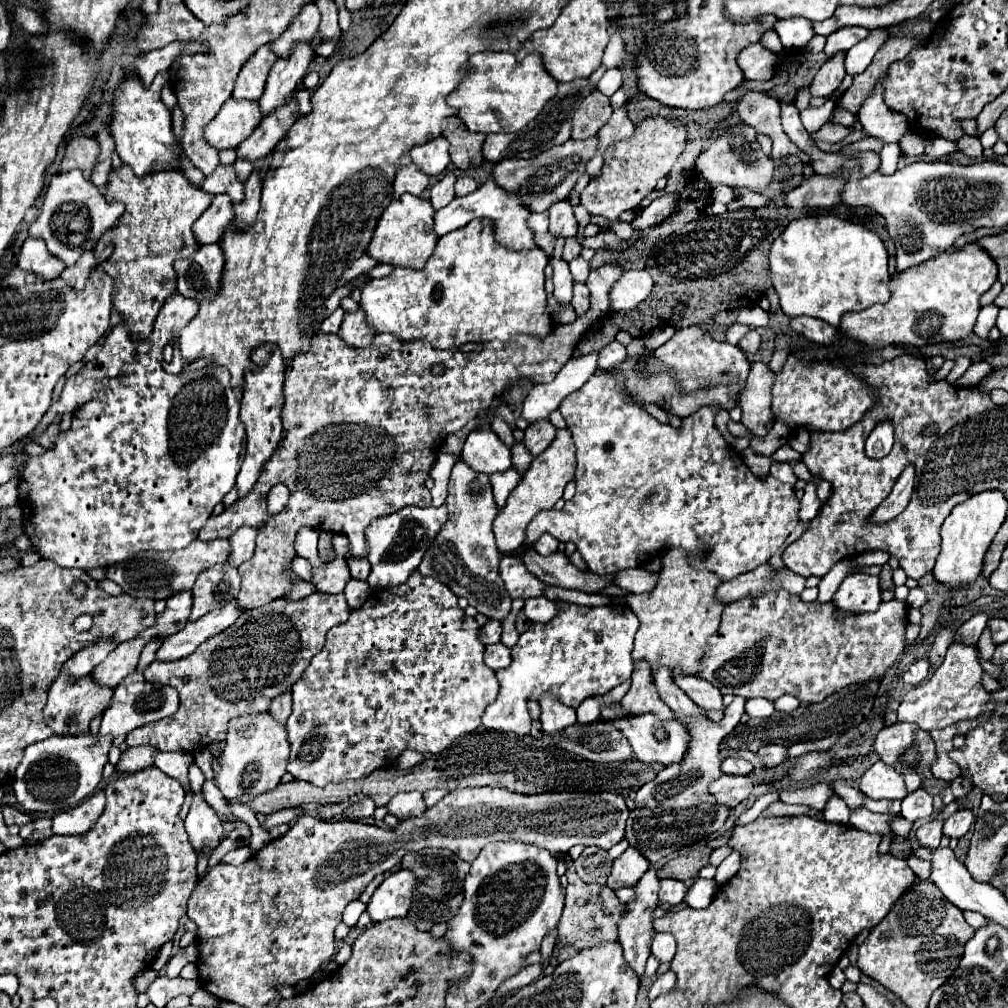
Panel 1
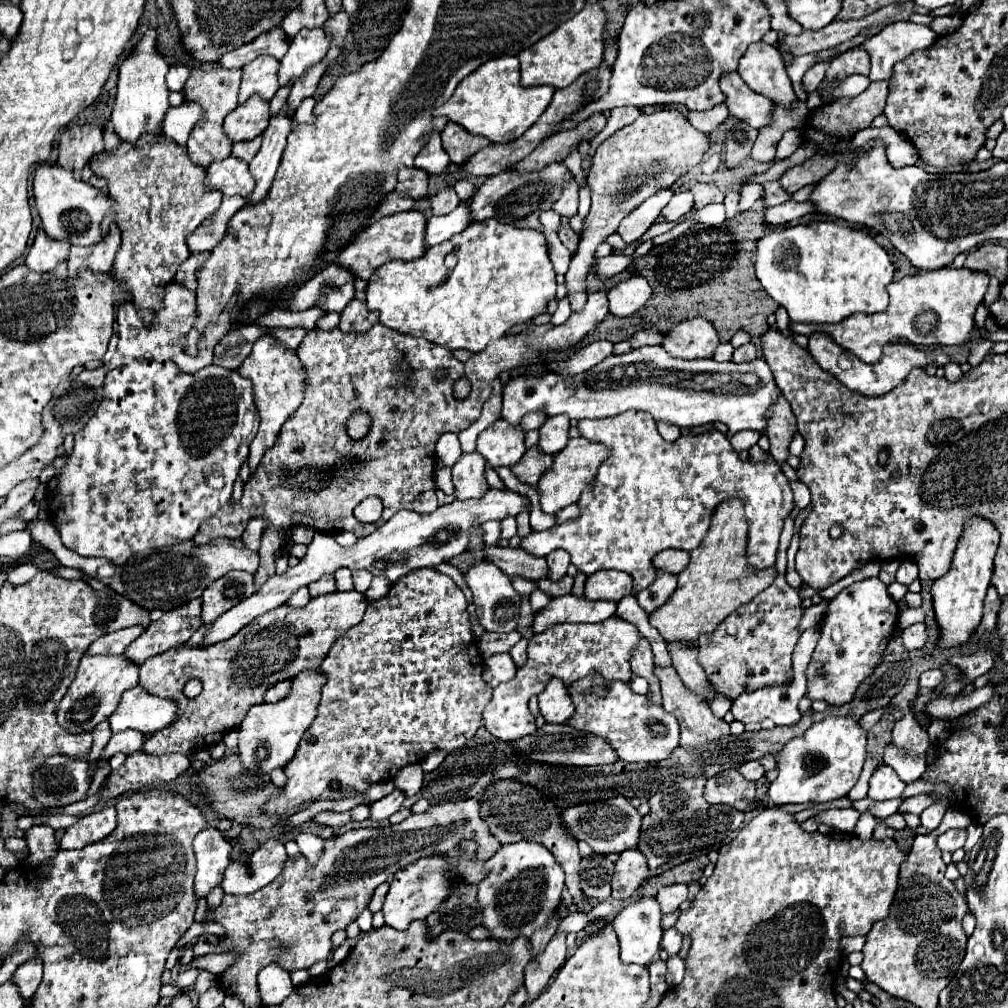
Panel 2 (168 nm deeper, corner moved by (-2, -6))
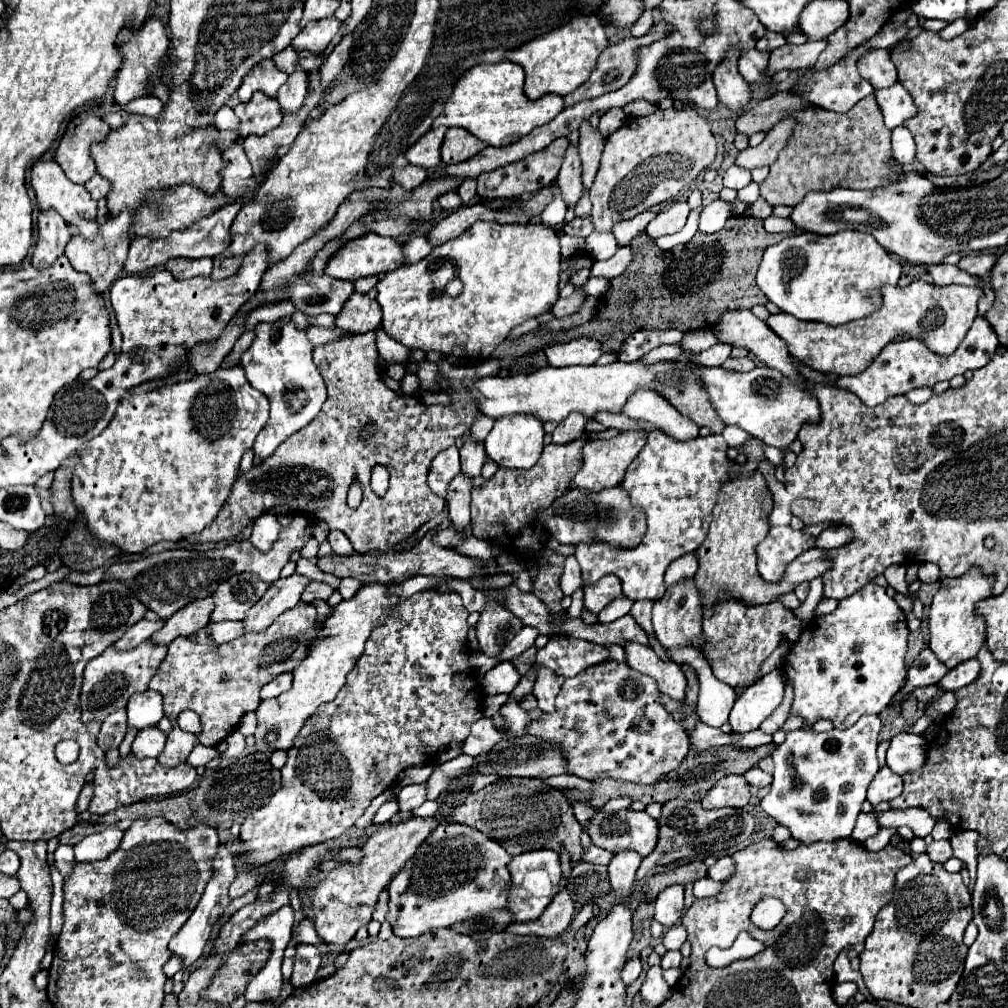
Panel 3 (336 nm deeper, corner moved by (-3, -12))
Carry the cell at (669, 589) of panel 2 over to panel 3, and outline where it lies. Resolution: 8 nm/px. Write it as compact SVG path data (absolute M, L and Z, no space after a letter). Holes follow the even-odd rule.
M692 579L668 587L666 593L658 601L654 601L652 607L654 633L664 649L678 649L692 645L692 639L702 633L700 621L702 621L702 605L700 597L696 597L696 585L692 585Z

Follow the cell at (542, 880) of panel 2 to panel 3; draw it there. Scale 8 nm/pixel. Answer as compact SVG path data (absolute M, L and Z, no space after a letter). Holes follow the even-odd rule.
M536 849L536 851L526 851L520 853L516 857L512 857L512 861L508 863L508 871L510 871L510 891L508 891L508 903L506 909L512 913L514 923L528 923L528 921L536 921L542 911L548 907L548 903L552 901L552 897L560 891L560 857L556 851L548 851L548 849Z

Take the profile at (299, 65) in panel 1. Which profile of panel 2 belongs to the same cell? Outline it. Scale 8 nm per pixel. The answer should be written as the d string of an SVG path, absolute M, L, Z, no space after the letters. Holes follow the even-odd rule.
M303 29L295 39L291 39L289 51L281 61L279 69L279 85L285 85L291 79L297 79L303 75L303 71L319 59L323 59L329 51L329 37L325 29Z

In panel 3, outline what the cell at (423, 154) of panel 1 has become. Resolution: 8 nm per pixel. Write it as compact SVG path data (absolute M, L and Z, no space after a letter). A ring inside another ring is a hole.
M438 127L438 129L432 129L430 133L426 133L416 145L412 145L412 149L408 149L408 153L406 153L408 161L412 165L424 167L428 171L436 171L442 165L440 147L444 141L444 133L446 133L446 127Z

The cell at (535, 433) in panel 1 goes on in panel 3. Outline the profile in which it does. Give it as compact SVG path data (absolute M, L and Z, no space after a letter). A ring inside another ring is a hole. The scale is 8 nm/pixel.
M570 413L568 419L564 419L562 423L558 423L558 427L552 433L552 443L560 443L566 445L570 441L576 441L582 437L584 433L584 425L588 419L580 417L580 413Z

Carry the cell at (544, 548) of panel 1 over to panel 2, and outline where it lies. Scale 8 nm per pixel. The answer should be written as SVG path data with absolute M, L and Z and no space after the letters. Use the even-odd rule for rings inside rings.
M555 549L547 555L547 565L549 565L549 579L551 581L559 581L567 575L567 567L569 567L569 555L563 549Z

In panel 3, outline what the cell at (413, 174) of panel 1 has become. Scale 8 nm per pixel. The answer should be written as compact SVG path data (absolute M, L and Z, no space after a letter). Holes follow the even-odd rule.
M408 165L408 169L396 169L396 173L394 173L394 181L402 189L408 189L408 191L422 185L426 179L428 179L428 171L420 169L420 167L414 167L414 165Z

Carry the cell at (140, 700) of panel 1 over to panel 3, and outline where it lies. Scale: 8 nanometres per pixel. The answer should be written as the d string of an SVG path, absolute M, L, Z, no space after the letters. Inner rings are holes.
M144 691L132 695L126 705L126 717L128 717L128 727L134 727L138 731L158 725L158 721L164 717L160 693Z

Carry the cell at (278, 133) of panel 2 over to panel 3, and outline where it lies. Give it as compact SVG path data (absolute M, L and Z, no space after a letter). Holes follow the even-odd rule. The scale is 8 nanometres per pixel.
M294 71L288 81L280 87L280 93L276 101L280 103L282 115L292 115L302 109L304 97L306 97L306 87L308 87L308 77L306 71Z

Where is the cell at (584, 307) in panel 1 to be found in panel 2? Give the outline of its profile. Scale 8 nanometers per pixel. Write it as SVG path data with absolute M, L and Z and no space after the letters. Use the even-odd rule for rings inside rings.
M661 109L651 115L641 113L631 125L625 125L601 143L589 173L589 187L593 193L591 209L585 217L585 229L581 233L579 247L565 275L567 299L573 311L581 311L585 307L585 277L595 263L597 247L611 233L615 233L619 223L645 199L661 189L669 189L679 177L697 167L707 153L709 143L709 137L695 129L679 109Z

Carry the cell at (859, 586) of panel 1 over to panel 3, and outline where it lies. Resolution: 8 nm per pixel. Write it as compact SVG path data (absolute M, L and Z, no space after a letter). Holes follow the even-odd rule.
M874 581L866 583L860 591L842 599L836 611L832 611L830 615L814 617L808 623L808 627L804 627L800 639L792 645L782 665L784 677L794 685L794 703L790 713L804 717L806 723L816 723L818 719L830 719L838 729L848 729L848 725L854 725L866 713L878 715L888 707L892 697L904 685L906 639L908 639L908 627L902 609L896 605L892 597L886 595L884 587L876 585Z

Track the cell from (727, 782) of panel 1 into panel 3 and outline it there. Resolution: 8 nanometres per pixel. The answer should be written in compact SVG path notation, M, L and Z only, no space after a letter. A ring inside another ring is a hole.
M726 775L722 777L702 799L704 809L718 809L718 807L734 807L742 809L750 801L750 785L744 781L742 775Z

